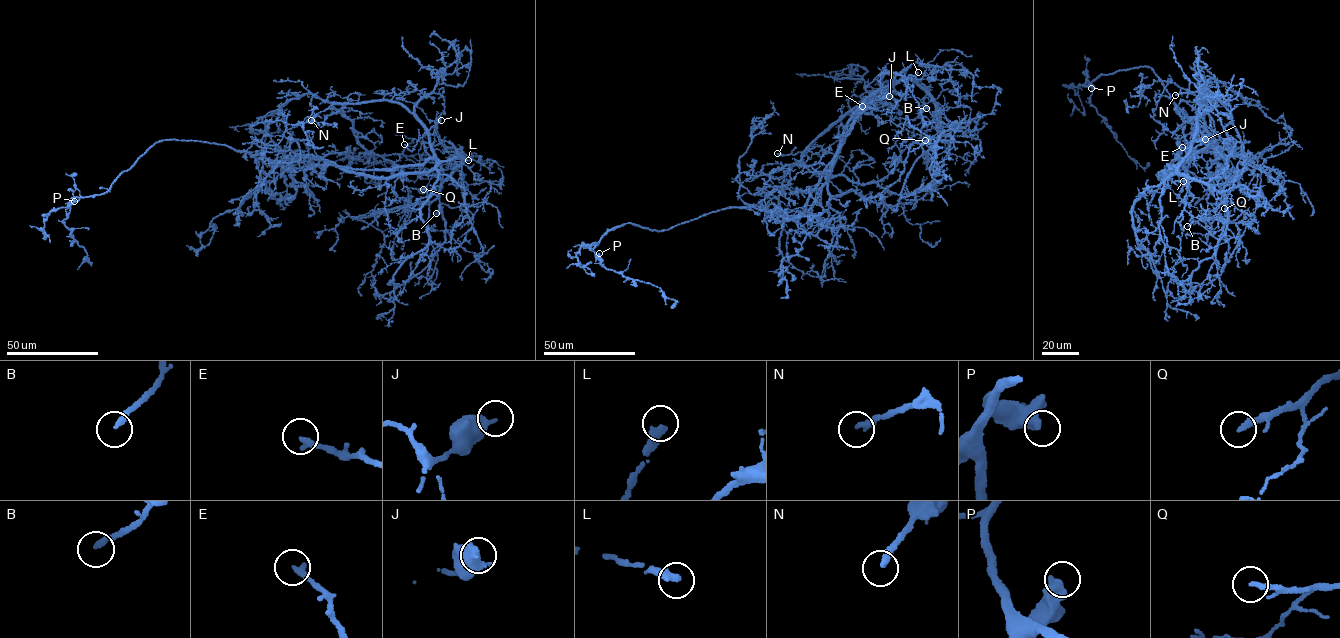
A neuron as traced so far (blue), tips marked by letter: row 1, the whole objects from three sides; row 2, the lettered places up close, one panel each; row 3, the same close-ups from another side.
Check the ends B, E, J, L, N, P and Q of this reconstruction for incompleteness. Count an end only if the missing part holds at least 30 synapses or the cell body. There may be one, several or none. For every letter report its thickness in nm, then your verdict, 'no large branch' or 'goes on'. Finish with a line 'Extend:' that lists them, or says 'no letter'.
B: 220 nm | no large branch
E: 240 nm | no large branch
J: 300 nm | no large branch
L: 360 nm | goes on
N: 240 nm | goes on
P: 360 nm | no large branch
Q: 220 nm | goes on
Extend: L, N, Q

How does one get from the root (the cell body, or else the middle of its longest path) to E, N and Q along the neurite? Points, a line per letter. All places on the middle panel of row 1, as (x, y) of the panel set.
E: (822, 172), (836, 152), (848, 122), (865, 102), (886, 87), (876, 98), (873, 108), (862, 106)
N: (822, 172), (848, 122), (865, 102), (886, 87), (882, 96), (831, 124), (802, 152), (777, 153)
Q: (822, 172), (859, 108), (884, 87), (901, 80), (910, 79), (928, 94), (938, 114), (938, 132), (925, 140)

